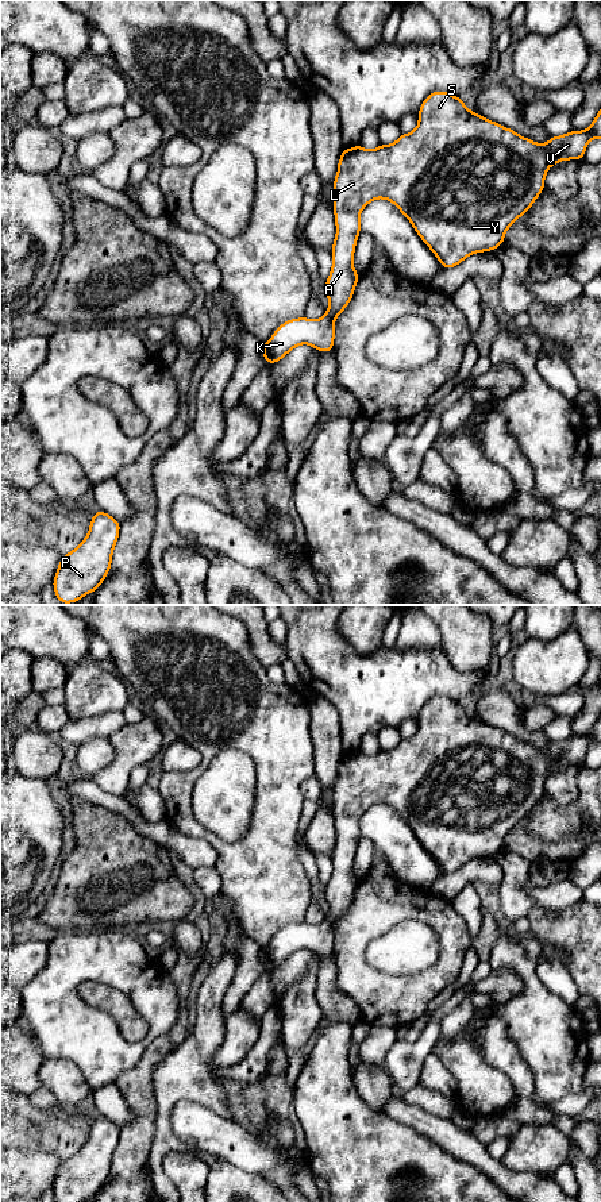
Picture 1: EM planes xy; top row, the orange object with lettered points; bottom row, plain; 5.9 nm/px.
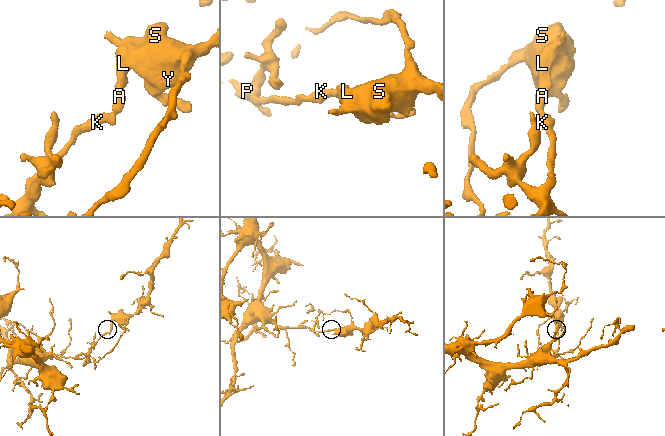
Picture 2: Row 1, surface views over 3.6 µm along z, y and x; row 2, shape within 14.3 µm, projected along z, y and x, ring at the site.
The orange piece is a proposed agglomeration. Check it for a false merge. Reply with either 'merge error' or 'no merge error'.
merge error

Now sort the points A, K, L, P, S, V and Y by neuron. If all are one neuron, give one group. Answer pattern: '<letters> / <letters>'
A L S V Y / K P

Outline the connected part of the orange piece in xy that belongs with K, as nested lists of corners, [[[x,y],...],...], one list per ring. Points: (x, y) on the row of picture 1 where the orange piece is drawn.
[[[325,315],[319,320],[290,319],[276,328],[270,340],[262,343],[267,365],[277,363],[300,344],[309,344],[320,352],[334,348],[335,324]]]

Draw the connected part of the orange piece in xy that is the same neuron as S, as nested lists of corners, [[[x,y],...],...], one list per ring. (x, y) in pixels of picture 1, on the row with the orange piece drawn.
[[[436,90],[425,97],[419,109],[419,124],[409,134],[392,145],[380,145],[375,150],[365,150],[361,145],[343,149],[334,180],[334,213],[336,235],[331,249],[332,269],[325,280],[330,303],[325,316],[335,320],[348,305],[359,274],[352,265],[355,244],[361,230],[362,209],[375,199],[393,203],[411,221],[421,240],[431,249],[443,269],[455,267],[469,255],[492,251],[504,243],[506,230],[521,217],[544,190],[548,167],[559,161],[583,159],[587,142],[601,139],[601,109],[593,123],[583,131],[570,131],[552,136],[546,145],[520,136],[516,131],[471,112],[461,97]]]

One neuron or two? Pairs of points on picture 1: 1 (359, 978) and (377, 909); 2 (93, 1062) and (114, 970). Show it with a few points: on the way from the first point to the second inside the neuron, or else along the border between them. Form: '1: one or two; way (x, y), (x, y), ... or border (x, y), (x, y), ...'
1: one; way (355, 960), (355, 931), (359, 927)
2: one; way (80, 1032), (69, 1021), (69, 986), (84, 971)

